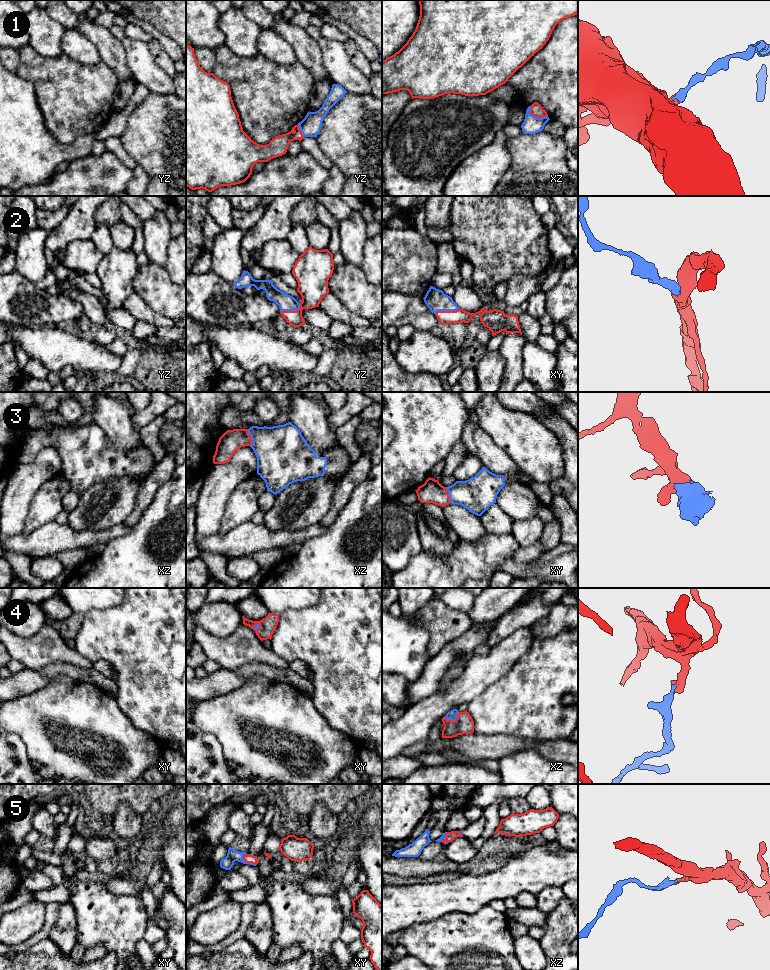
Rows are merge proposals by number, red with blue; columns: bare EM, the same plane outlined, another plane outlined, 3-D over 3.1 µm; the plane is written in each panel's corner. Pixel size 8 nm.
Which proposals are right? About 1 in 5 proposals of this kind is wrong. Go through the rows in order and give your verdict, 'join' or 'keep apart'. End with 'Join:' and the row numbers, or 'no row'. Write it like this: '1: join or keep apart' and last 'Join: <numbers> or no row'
1: join
2: join
3: join
4: join
5: join
Join: 1, 2, 3, 4, 5

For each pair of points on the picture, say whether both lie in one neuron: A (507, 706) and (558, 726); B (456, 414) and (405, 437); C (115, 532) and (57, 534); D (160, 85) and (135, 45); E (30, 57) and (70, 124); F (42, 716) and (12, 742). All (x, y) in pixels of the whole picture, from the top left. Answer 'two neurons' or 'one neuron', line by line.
A: one neuron
B: one neuron
C: one neuron
D: one neuron
E: one neuron
F: two neurons

